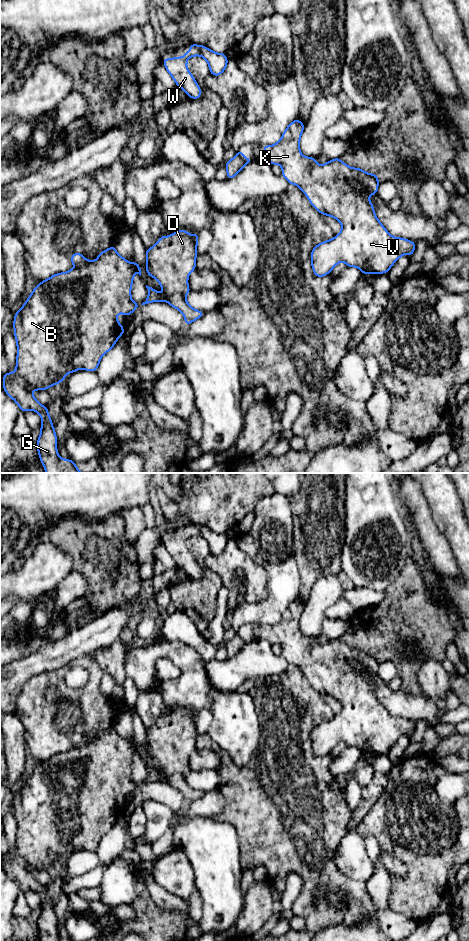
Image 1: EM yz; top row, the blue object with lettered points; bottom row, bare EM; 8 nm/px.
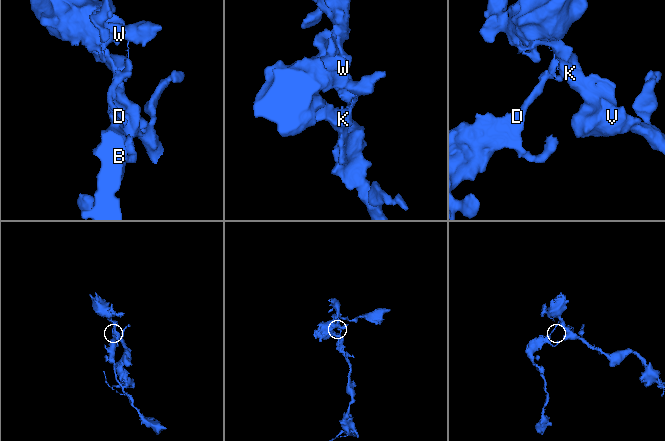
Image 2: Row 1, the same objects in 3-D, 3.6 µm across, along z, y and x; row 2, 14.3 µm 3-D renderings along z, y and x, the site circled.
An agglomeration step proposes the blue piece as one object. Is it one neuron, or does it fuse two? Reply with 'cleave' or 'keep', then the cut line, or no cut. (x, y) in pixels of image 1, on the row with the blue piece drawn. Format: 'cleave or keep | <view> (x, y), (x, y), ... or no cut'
cleave | yz (237, 154), (245, 163)

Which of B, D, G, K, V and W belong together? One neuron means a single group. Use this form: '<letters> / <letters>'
B D G / K V W

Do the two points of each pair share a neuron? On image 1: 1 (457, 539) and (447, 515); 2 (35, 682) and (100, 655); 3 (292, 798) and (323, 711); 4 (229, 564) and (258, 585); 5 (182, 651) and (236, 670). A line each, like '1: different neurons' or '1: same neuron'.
1: same neuron
2: different neurons
3: same neuron
4: same neuron
5: different neurons

